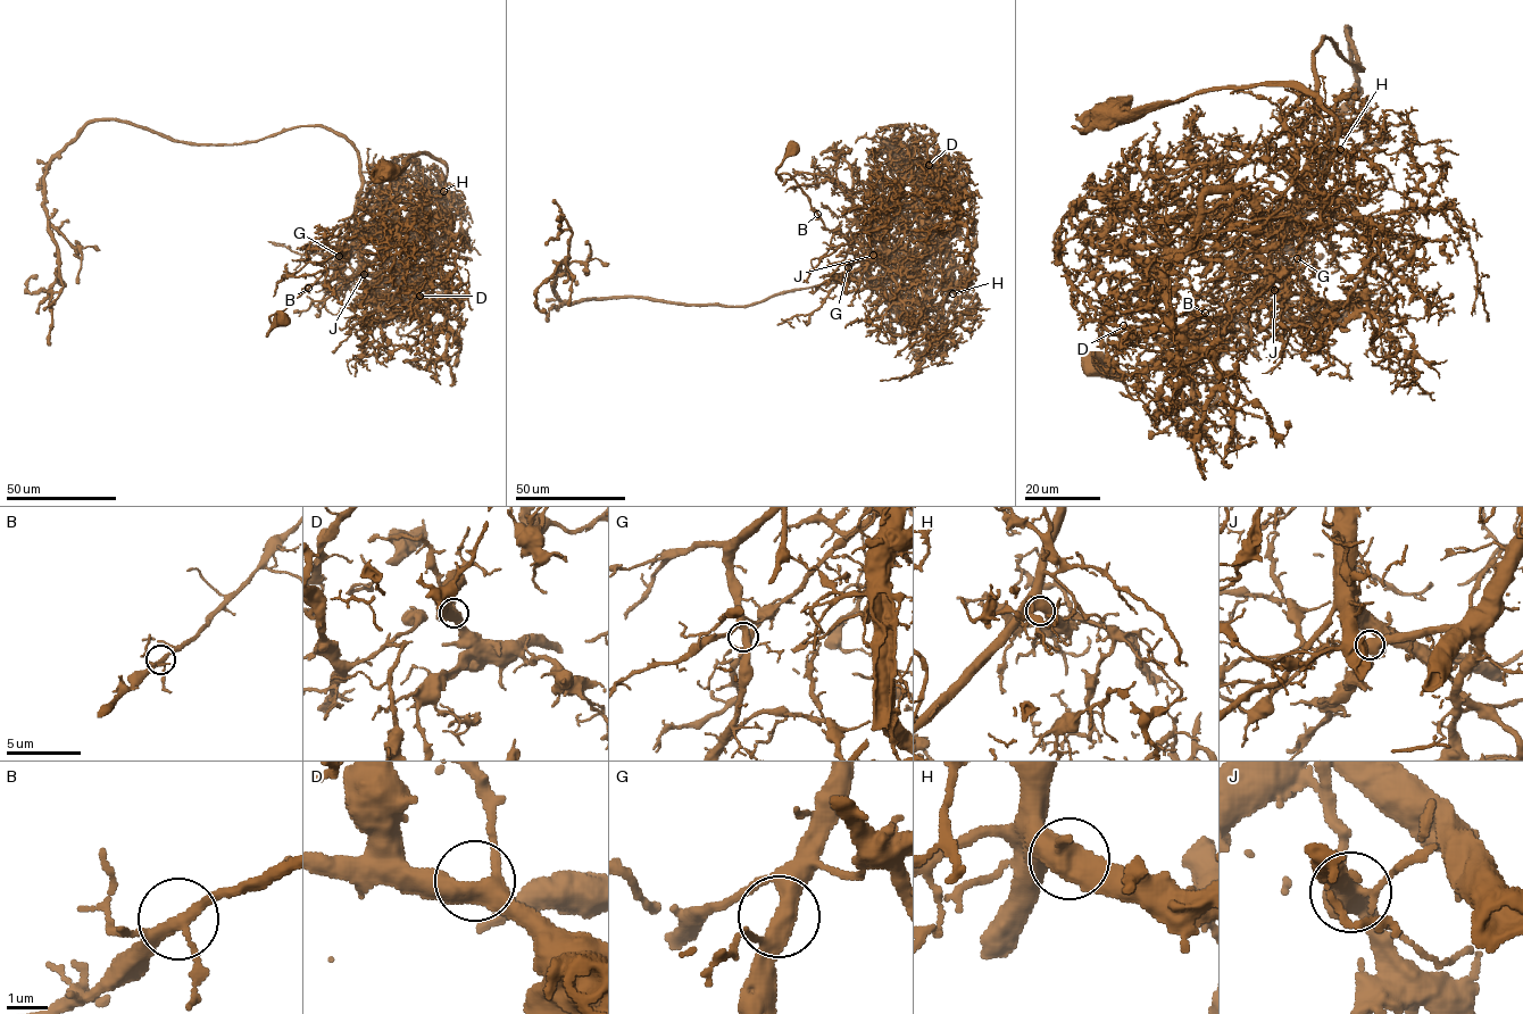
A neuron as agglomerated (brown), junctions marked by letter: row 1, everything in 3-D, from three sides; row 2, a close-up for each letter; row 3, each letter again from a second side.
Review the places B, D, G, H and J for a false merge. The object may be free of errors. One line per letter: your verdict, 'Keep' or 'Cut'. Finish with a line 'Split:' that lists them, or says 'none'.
B: Keep
D: Keep
G: Keep
H: Keep
J: Cut
Split: J

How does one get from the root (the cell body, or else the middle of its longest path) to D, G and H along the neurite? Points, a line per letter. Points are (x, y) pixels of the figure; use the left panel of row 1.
D: (389, 167), (415, 154), (447, 167), (446, 297), (419, 296)
G: (389, 167), (402, 169), (412, 156), (429, 154), (447, 167), (444, 186), (397, 231), (361, 234), (339, 256)
H: (389, 167), (394, 165), (402, 169), (412, 156), (429, 154), (447, 167), (443, 191)

